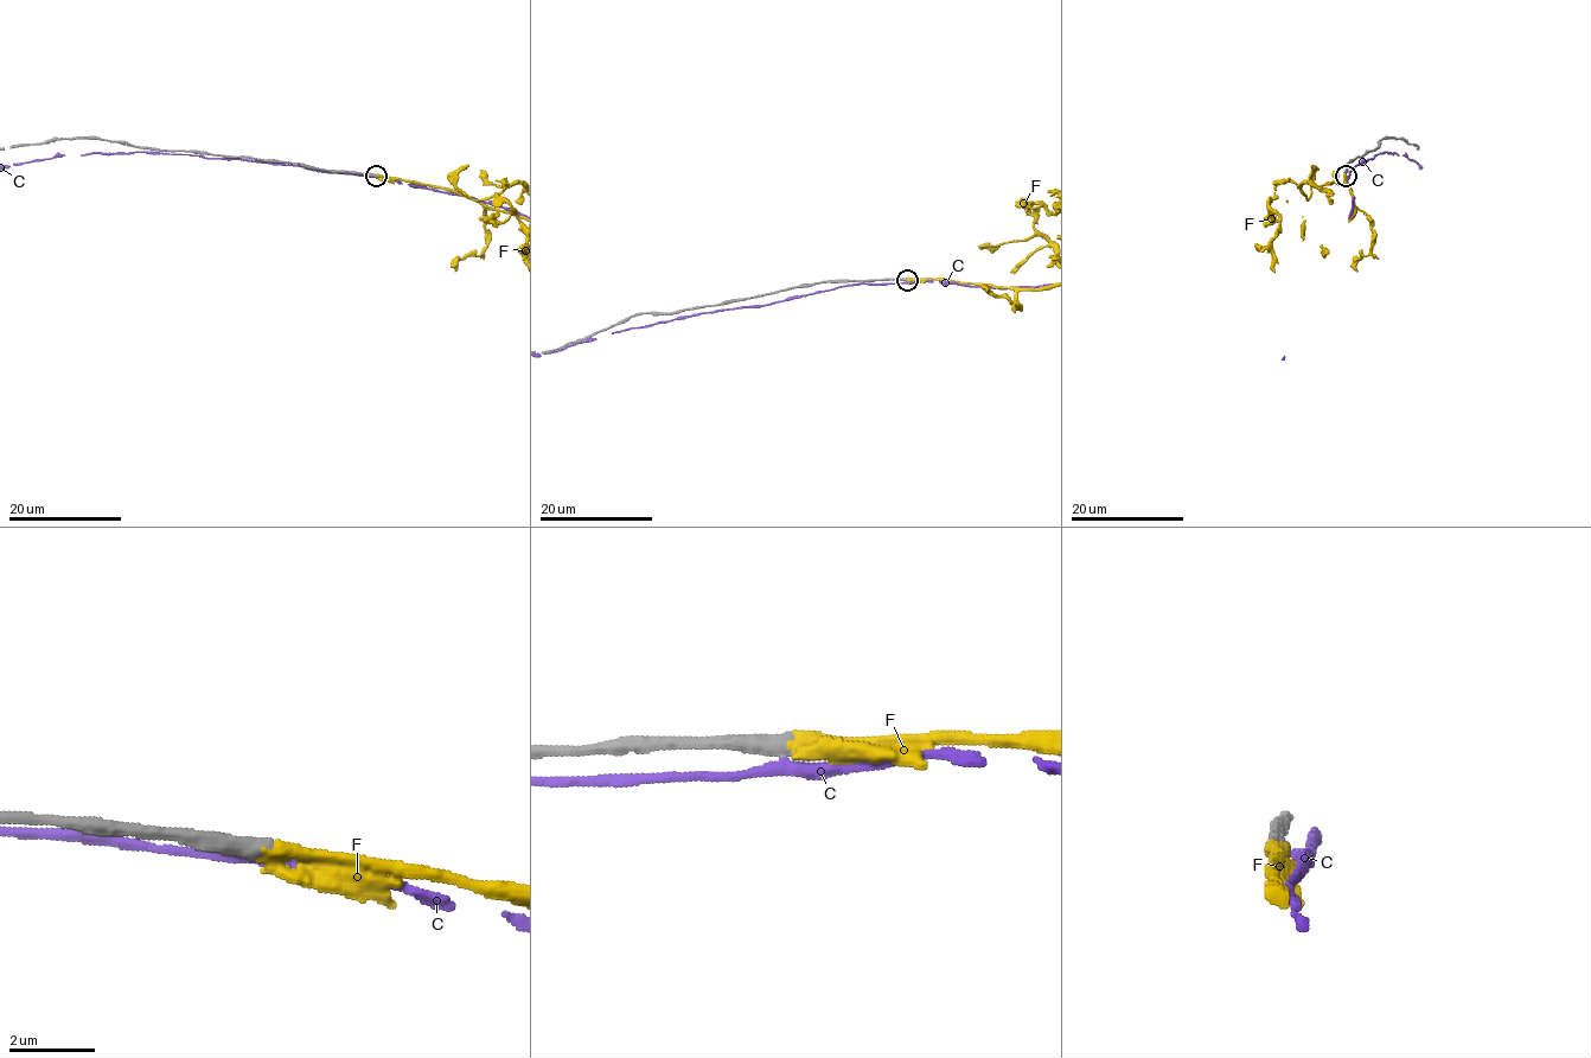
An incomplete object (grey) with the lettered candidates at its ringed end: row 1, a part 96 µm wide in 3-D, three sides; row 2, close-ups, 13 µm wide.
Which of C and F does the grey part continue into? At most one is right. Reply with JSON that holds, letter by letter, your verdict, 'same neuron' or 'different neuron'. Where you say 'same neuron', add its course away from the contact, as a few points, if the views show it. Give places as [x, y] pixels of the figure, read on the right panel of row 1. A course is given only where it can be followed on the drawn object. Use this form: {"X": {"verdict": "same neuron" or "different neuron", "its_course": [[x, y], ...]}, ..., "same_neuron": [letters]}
{"C": {"verdict": "different neuron"}, "F": {"verdict": "same neuron"}, "same_neuron": ["F"]}

